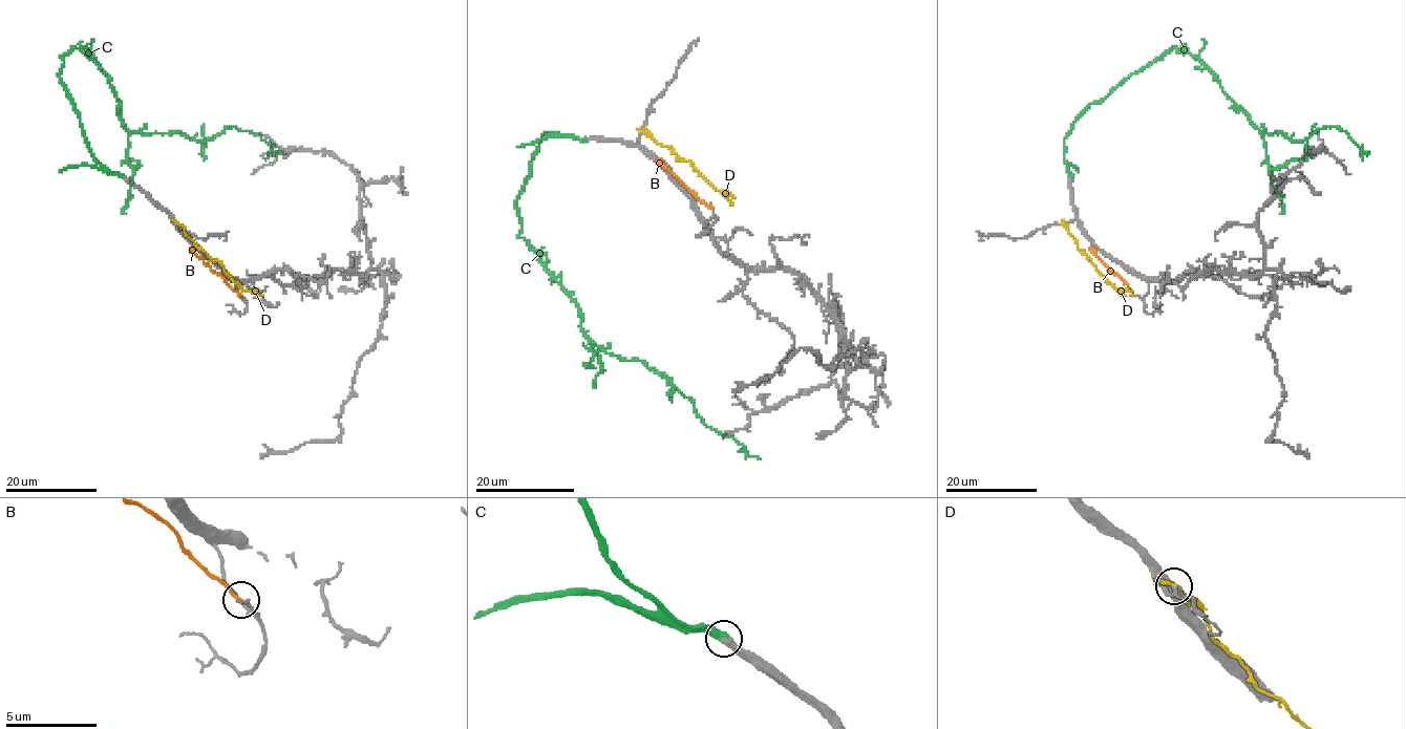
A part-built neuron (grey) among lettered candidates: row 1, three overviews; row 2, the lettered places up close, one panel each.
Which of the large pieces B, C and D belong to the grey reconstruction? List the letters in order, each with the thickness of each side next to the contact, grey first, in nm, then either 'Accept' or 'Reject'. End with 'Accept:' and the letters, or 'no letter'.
B: Thickness 130 nm (grey) against 180 nm. Reject
C: Thickness 440 nm (grey) against 500 nm. Accept
D: Thickness 200 nm (grey) against 260 nm. Reject
Accept: C

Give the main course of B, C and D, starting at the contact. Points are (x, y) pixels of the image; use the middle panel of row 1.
B: (711, 207), (699, 199), (658, 157)
C: (583, 140), (539, 140), (517, 196), (518, 235), (568, 293), (591, 341), (642, 361), (705, 423), (761, 457)
D: (642, 131), (687, 161), (715, 189), (735, 198)

